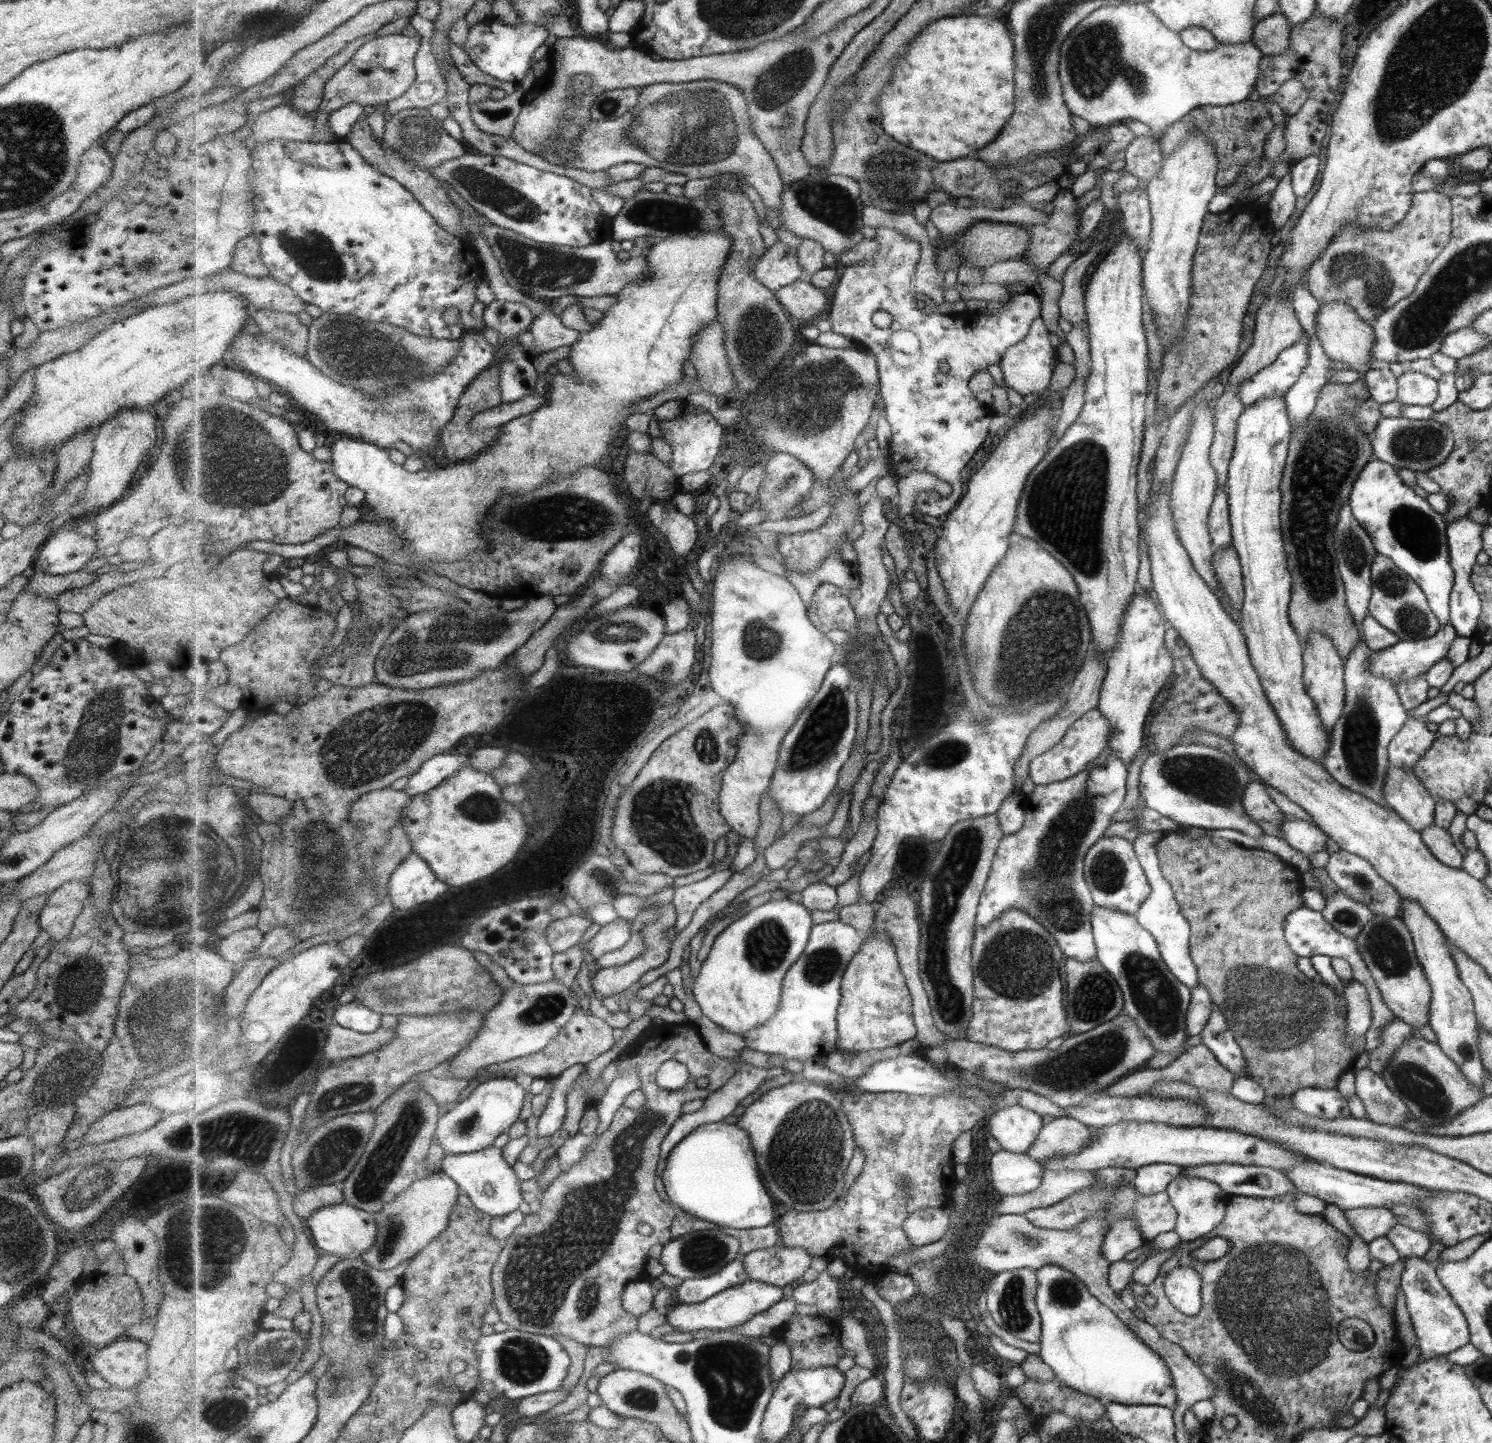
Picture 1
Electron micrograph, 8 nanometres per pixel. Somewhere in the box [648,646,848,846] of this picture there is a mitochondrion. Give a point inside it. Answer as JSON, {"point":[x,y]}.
{"point":[705,743]}

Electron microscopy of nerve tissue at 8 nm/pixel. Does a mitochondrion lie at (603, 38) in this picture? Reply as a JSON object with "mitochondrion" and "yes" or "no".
{"mitochondrion":"no"}

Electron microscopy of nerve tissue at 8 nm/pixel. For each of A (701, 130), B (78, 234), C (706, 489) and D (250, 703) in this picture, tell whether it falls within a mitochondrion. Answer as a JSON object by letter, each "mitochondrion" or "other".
{"A":"mitochondrion","B":"other","C":"other","D":"other"}

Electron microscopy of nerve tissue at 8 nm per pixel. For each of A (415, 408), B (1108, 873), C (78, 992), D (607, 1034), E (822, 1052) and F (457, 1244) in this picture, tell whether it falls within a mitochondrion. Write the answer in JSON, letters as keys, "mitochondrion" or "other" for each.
{"A":"mitochondrion","B":"mitochondrion","C":"mitochondrion","D":"other","E":"other","F":"other"}

